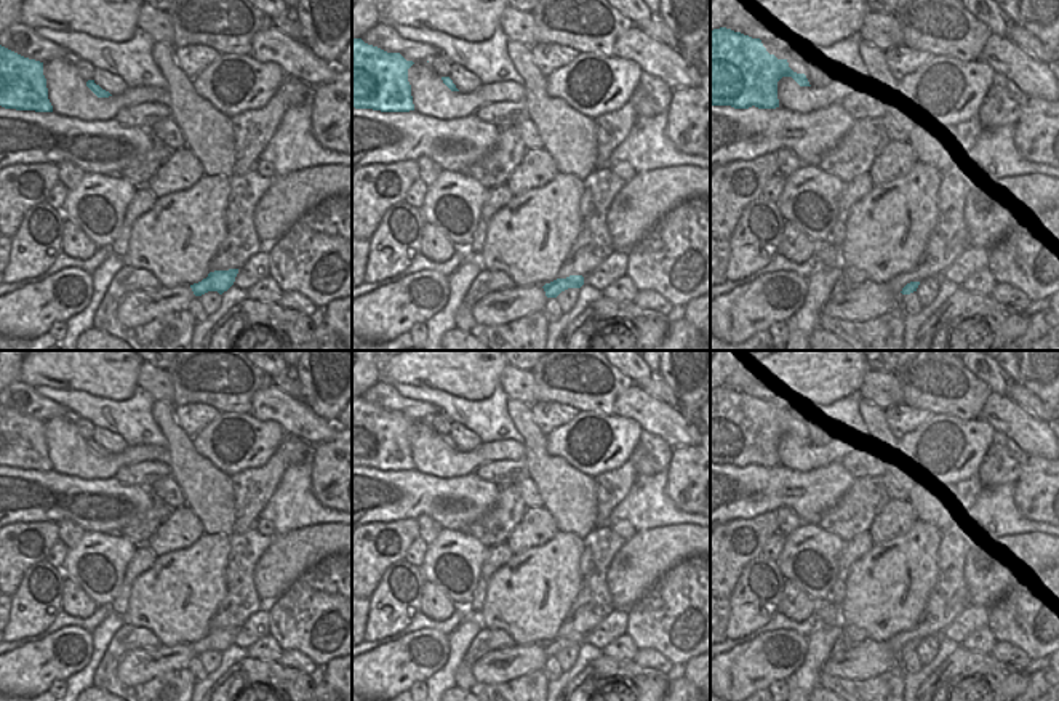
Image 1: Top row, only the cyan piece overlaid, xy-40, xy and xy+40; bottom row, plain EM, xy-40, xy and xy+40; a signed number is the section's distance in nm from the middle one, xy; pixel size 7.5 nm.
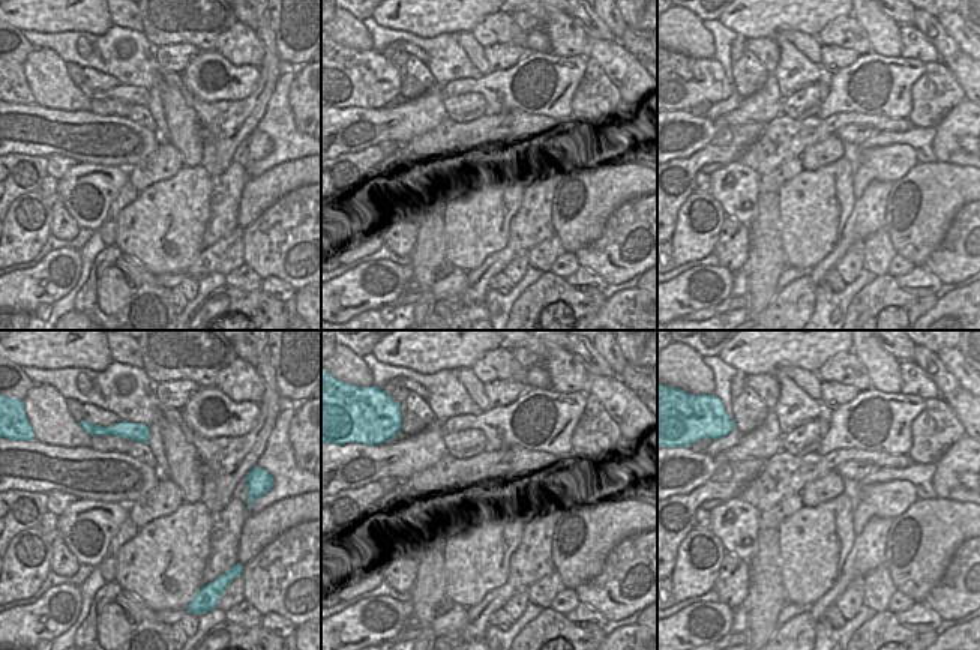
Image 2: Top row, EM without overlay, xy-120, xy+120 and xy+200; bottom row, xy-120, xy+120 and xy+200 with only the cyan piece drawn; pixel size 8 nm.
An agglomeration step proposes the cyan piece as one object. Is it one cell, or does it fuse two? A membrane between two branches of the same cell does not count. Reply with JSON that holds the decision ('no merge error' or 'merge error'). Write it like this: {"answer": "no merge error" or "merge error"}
{"answer": "no merge error"}

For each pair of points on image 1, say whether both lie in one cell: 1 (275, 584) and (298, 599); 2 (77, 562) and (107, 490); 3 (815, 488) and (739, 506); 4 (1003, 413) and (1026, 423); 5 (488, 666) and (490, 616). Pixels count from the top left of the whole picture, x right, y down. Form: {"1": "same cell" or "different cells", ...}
{"1": "different cells", "2": "different cells", "3": "same cell", "4": "same cell", "5": "different cells"}

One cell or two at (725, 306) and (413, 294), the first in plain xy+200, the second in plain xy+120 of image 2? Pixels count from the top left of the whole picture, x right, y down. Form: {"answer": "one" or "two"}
{"answer": "one"}

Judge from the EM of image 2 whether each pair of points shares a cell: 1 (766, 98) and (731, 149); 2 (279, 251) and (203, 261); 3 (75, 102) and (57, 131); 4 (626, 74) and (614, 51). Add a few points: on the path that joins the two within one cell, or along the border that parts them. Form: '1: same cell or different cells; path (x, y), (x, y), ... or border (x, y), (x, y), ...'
1: different cells; border (764, 123), (742, 123), (733, 129)
2: same cell; path (260, 237), (233, 236), (222, 245)
3: different cells; border (36, 102), (50, 108), (87, 111)
4: same cell; path (622, 68), (614, 57)

